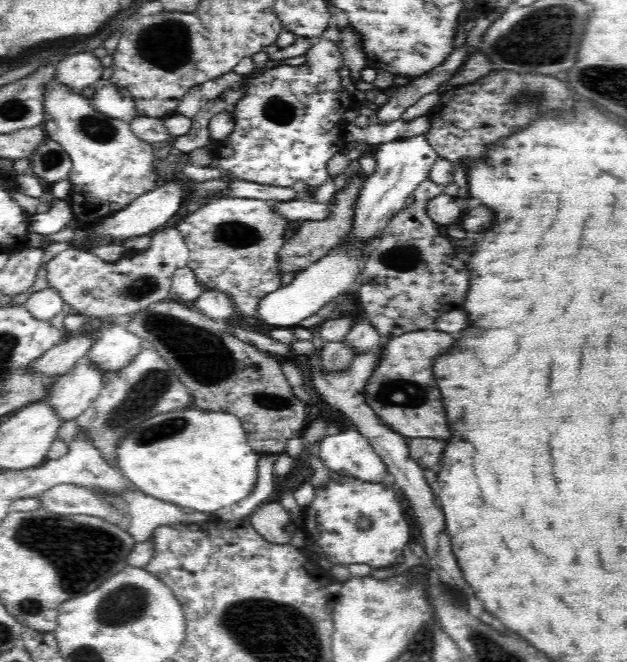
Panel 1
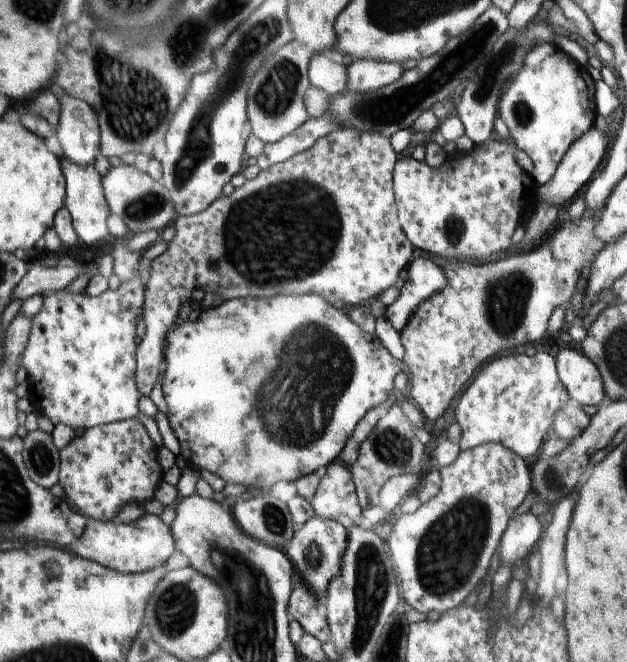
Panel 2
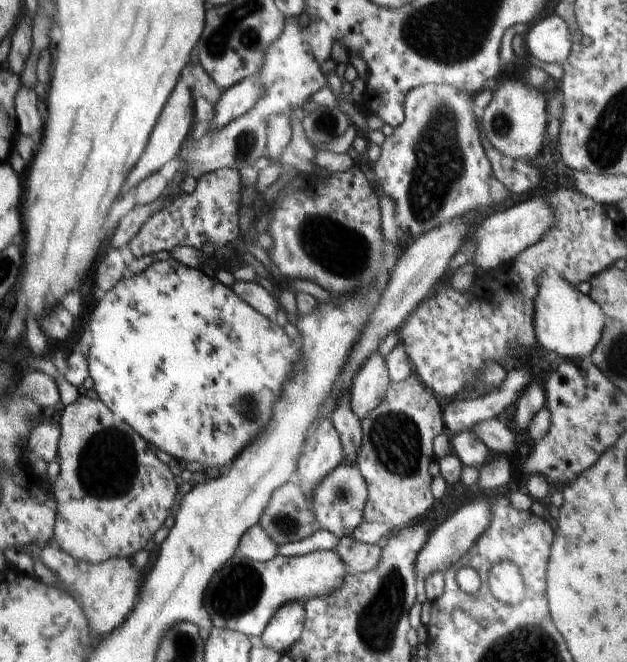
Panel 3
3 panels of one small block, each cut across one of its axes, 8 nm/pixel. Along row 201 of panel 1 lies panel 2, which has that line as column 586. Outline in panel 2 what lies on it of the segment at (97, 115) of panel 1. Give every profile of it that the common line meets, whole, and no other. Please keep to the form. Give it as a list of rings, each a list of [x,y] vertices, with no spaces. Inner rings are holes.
[[[540,42],[525,51],[522,70],[512,79],[498,102],[500,118],[510,132],[510,141],[532,160],[532,174],[543,185],[554,176],[568,148],[595,126],[597,76],[587,64],[580,66],[555,45]]]

